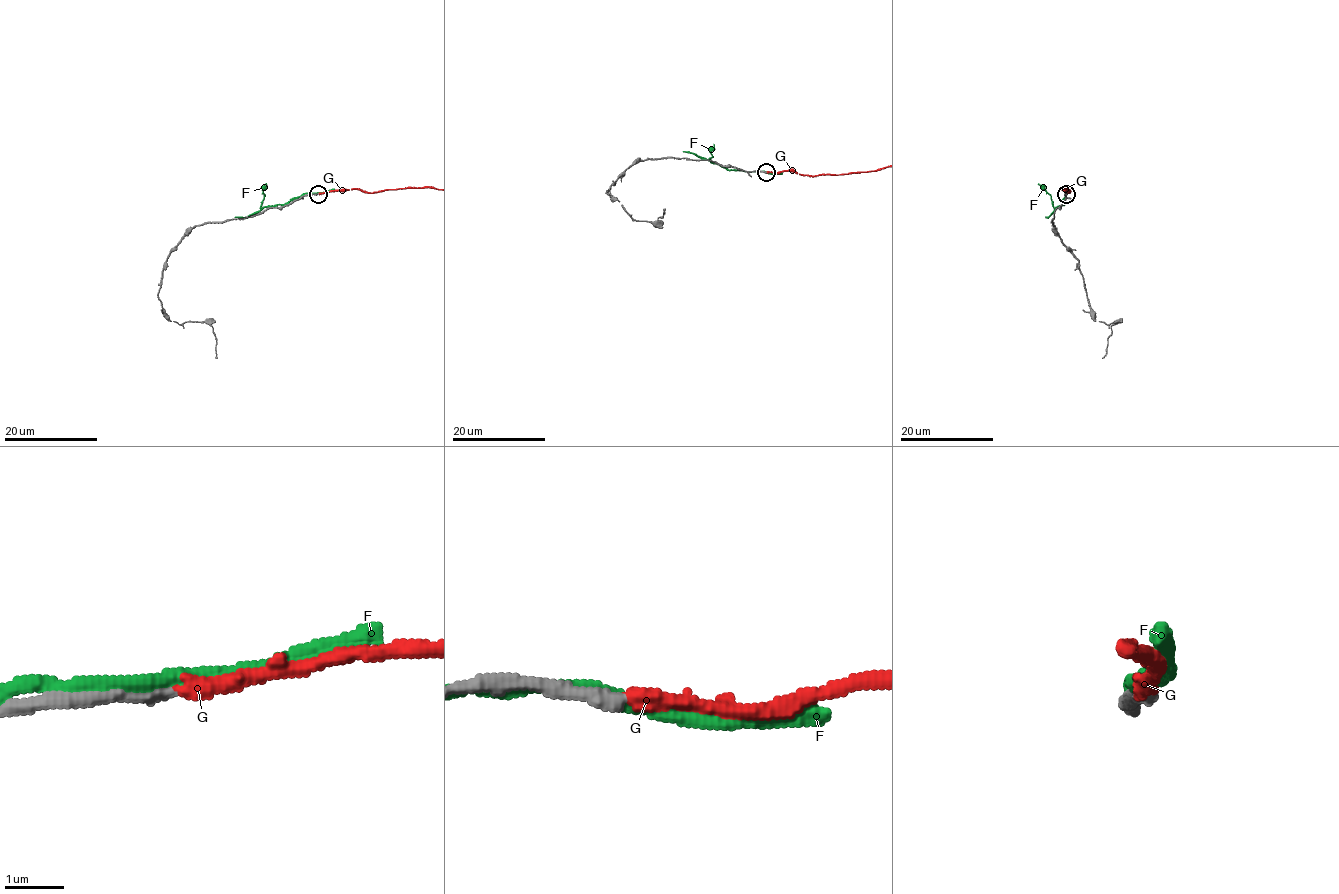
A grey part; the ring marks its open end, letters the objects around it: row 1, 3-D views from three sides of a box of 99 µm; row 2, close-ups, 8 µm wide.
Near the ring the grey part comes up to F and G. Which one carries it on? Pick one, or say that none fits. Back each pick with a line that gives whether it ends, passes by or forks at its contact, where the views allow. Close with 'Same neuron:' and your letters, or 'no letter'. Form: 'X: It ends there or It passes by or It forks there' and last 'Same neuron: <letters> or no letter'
G: It ends there
Same neuron: G

